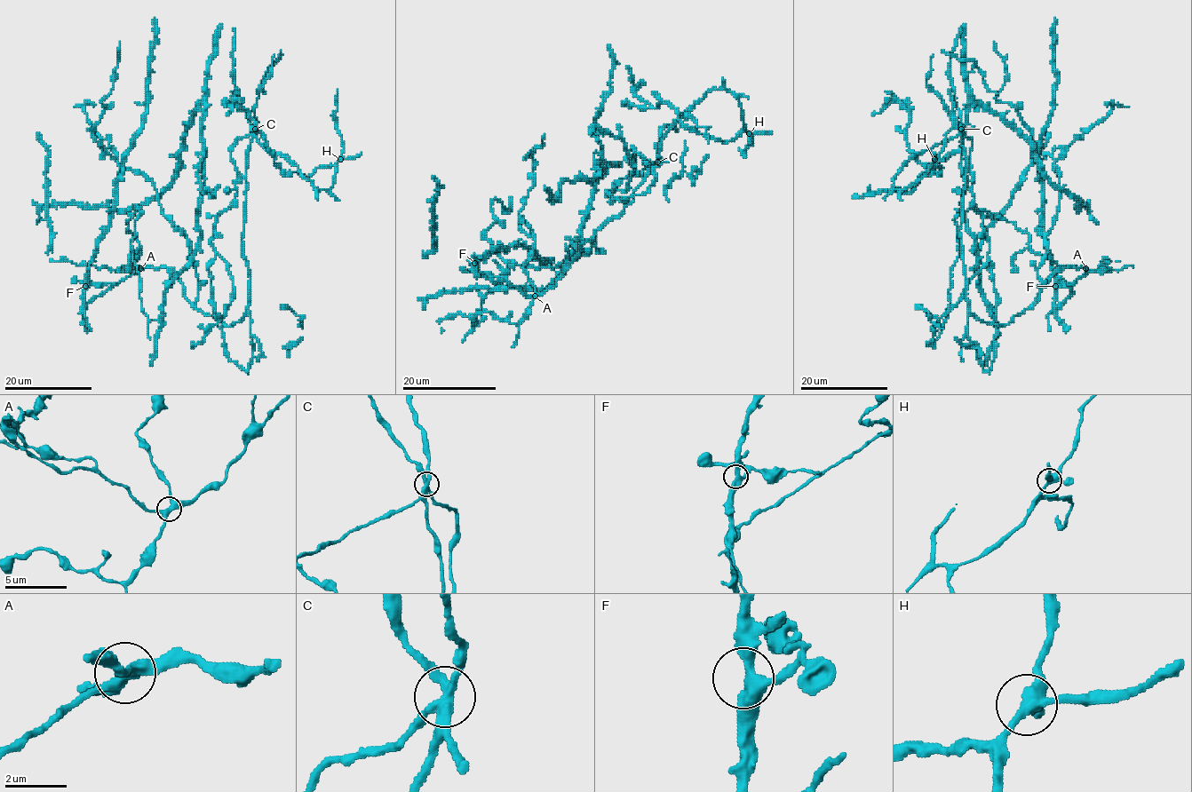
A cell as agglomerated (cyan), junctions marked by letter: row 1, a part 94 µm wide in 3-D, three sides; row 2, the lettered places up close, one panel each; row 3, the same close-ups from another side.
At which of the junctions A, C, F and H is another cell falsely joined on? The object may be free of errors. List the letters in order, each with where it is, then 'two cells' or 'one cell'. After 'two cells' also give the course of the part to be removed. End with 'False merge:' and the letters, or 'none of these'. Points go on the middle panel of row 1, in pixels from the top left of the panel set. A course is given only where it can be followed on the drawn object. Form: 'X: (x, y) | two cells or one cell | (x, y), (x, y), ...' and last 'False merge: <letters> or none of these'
A: (535, 296) | one cell
C: (657, 162) | one cell
F: (474, 263) | one cell
H: (749, 133) | one cell
False merge: none of these

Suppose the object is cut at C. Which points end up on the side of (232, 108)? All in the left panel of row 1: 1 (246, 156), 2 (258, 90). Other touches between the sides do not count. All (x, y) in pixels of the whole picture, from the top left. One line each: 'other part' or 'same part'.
1: same part
2: other part

